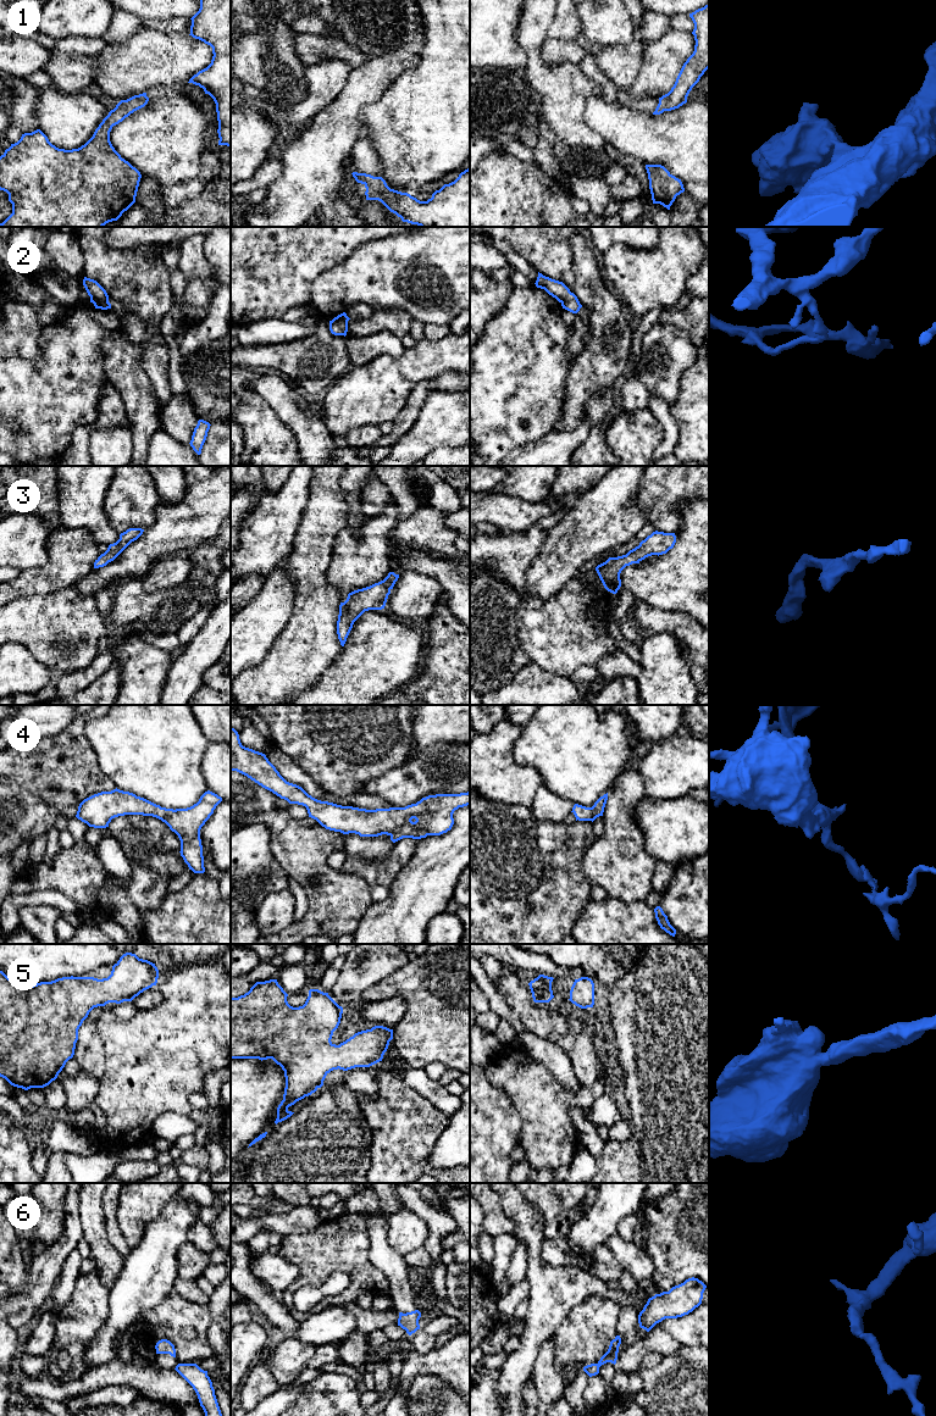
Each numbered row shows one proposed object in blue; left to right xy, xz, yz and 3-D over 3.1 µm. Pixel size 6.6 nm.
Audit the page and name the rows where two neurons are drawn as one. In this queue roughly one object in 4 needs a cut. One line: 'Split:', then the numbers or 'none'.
Split: 2, 6

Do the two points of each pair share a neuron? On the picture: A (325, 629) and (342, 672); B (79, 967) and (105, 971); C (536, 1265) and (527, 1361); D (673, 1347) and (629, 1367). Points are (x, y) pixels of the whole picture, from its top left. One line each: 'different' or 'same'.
A: different
B: different
C: same
D: same

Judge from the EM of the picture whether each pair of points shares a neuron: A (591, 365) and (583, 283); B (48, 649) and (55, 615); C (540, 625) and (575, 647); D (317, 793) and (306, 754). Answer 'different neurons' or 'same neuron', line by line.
A: same neuron
B: same neuron
C: same neuron
D: different neurons

